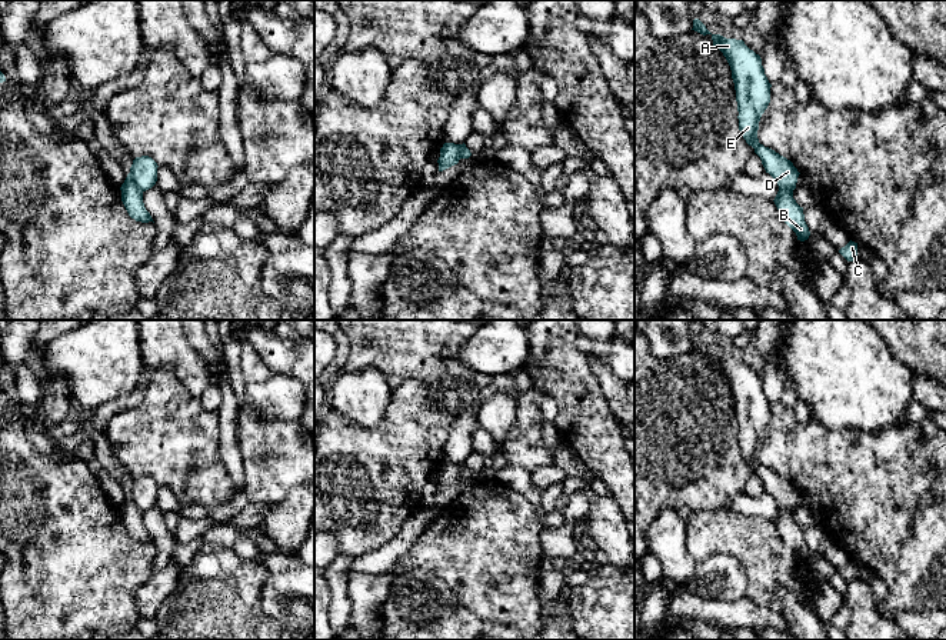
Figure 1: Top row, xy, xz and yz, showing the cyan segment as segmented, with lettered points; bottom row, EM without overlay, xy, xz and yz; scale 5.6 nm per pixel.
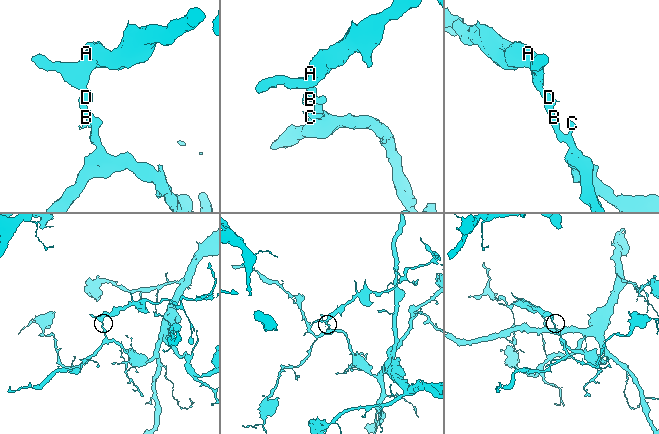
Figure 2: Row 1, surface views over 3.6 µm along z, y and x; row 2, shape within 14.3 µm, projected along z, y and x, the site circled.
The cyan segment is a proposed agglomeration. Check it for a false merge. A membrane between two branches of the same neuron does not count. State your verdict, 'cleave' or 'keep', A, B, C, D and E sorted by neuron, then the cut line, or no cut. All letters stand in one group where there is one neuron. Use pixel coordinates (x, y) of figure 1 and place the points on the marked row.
cleave | A D E / B C | xy (127, 174), (142, 192)

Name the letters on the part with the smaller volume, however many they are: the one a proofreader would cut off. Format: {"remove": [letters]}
{"remove": ["A", "D", "E"]}

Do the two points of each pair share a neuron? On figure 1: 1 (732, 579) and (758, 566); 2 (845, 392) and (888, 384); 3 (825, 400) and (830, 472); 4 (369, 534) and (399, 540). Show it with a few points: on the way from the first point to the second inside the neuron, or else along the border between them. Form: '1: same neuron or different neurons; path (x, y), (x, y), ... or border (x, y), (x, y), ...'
1: different neurons; border (716, 553), (729, 553), (740, 563), (746, 597)
2: same neuron; path (855, 386), (878, 386)
3: different neurons; border (810, 417), (830, 429), (860, 430)
4: different neurons; border (413, 513), (390, 540), (362, 554)

